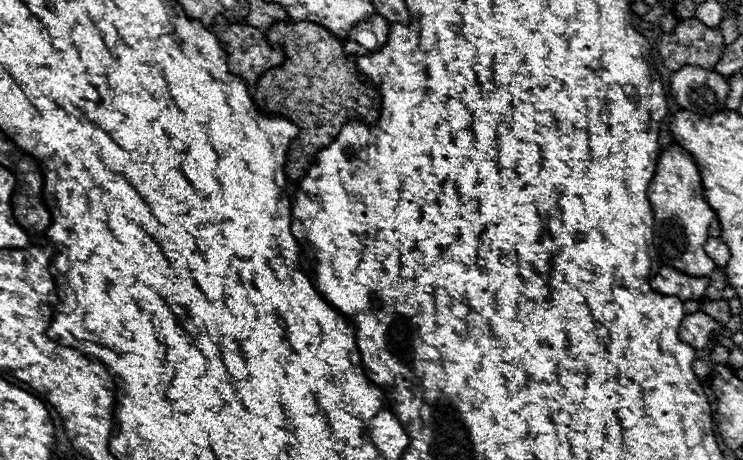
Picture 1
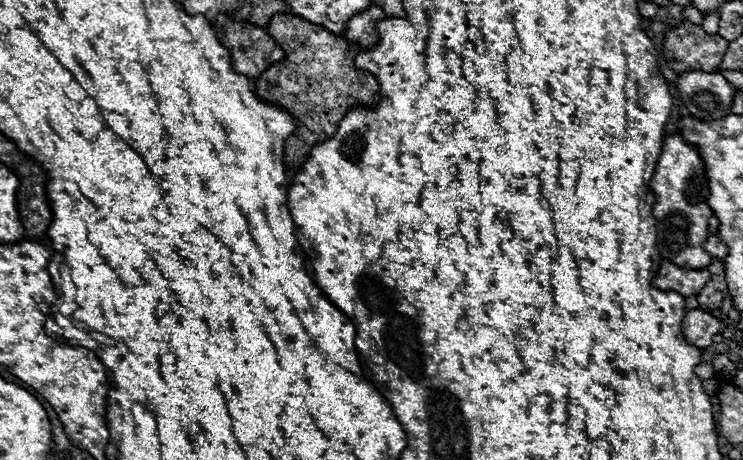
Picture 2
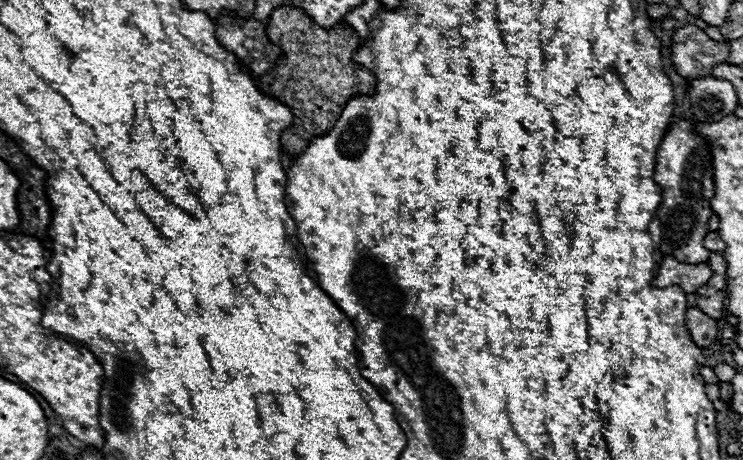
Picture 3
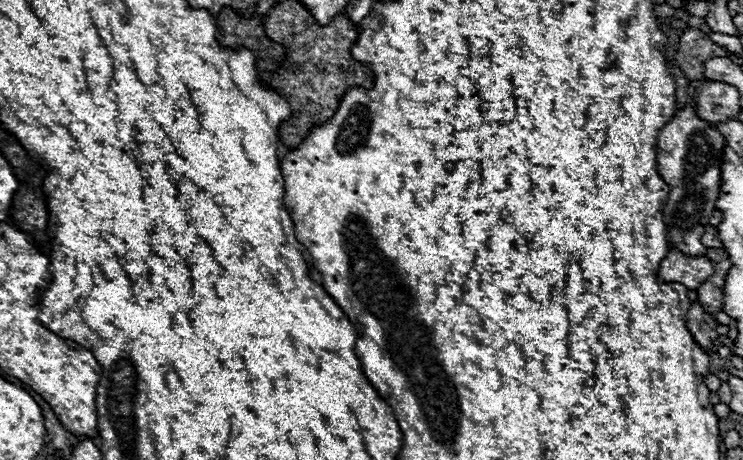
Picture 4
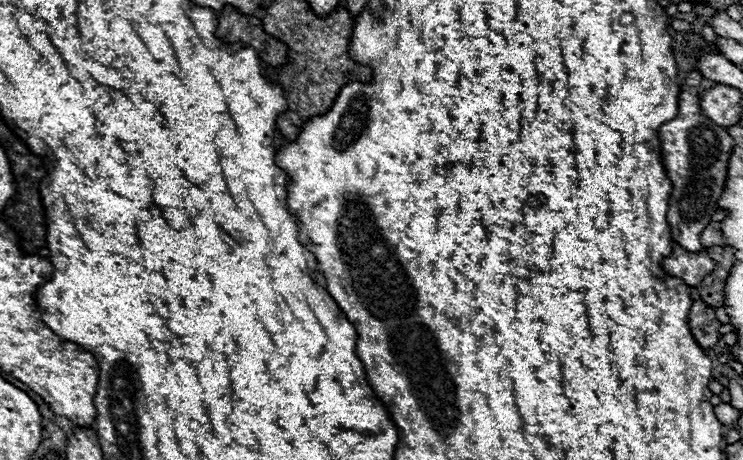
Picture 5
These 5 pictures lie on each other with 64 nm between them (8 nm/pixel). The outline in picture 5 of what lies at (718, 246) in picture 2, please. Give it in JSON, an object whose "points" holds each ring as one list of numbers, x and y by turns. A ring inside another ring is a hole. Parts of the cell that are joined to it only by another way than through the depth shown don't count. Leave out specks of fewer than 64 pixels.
{"points":[[710,222,706,228,704,228,704,232,702,232,702,236,700,236,700,240,702,240,702,244,708,248,708,246,722,246,724,244,724,238,722,238,722,232,720,232,720,222]]}

